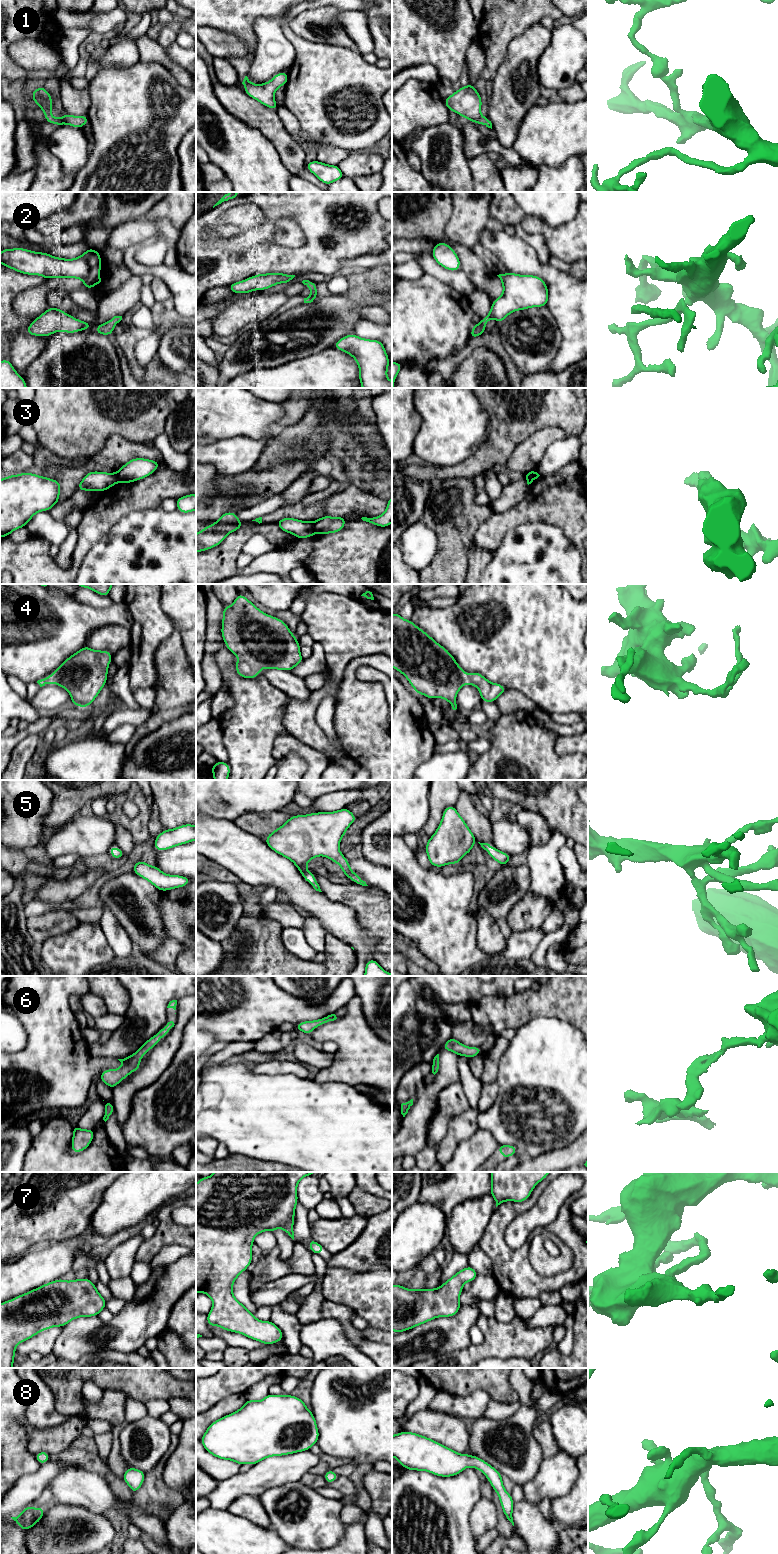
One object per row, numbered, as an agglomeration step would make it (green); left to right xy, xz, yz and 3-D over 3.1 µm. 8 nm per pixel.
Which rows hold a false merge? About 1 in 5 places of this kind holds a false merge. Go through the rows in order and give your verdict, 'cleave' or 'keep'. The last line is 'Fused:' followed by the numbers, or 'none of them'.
1: keep
2: keep
3: cleave
4: keep
5: keep
6: keep
7: keep
8: keep
Fused: 3

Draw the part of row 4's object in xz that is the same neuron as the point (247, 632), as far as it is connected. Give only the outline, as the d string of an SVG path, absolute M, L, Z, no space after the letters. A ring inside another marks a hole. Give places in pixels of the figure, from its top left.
M242 594L236 596L232 605L223 607L221 634L226 647L240 658L235 668L243 678L257 677L261 668L291 671L304 660L300 644L286 623L262 612Z

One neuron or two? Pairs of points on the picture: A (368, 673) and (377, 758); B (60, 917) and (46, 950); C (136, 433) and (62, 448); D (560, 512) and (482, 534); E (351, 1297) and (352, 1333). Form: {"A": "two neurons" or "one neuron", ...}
{"A": "two neurons", "B": "two neurons", "C": "one neuron", "D": "one neuron", "E": "two neurons"}

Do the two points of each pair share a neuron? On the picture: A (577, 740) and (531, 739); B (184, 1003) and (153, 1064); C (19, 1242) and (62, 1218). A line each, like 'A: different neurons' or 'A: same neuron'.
A: different neurons
B: same neuron
C: same neuron

